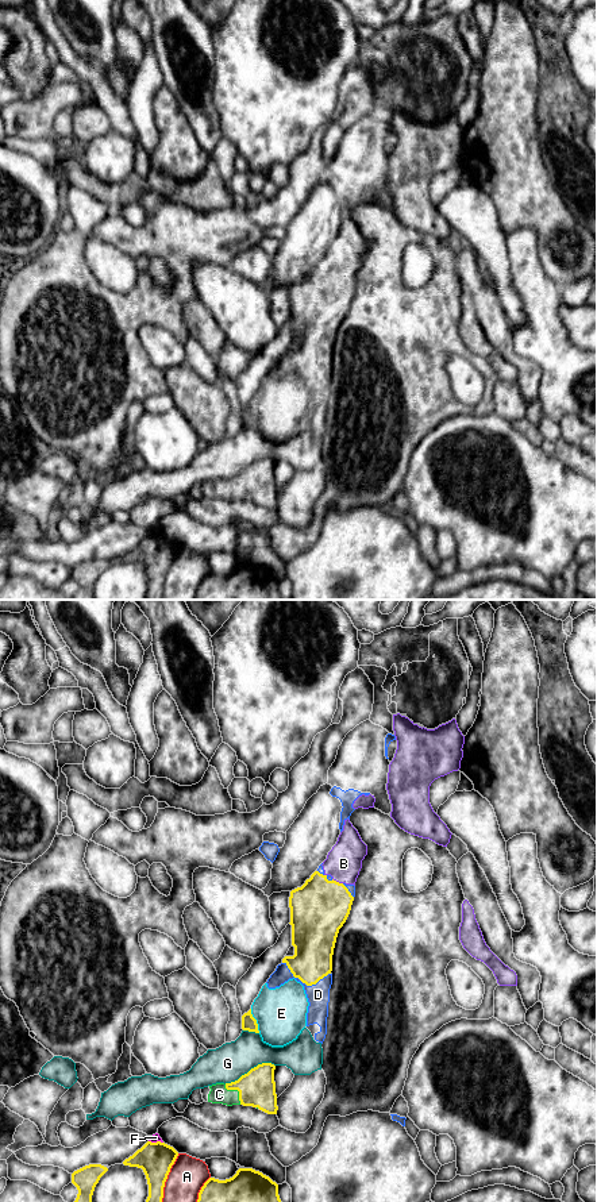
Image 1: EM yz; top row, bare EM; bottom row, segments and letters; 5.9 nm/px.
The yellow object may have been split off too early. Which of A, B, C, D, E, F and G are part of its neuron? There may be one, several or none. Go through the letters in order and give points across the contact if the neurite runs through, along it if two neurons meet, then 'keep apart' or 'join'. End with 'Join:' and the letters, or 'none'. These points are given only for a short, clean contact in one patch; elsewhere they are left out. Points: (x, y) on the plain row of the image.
A: keep apart
B: across yz (319, 303), (334, 288), (338, 277), (343, 258) | join
C: join
D: keep apart
E: join
F: join
G: keep apart
Join: B, C, E, F

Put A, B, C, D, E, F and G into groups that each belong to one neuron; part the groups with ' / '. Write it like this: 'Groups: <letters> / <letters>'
Groups: A / B C E F / D / G

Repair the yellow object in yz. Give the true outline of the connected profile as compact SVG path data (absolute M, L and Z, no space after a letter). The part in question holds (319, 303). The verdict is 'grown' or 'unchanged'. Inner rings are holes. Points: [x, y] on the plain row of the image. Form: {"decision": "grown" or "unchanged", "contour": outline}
{"decision": "grown", "contour": "M347 213L321 259L324 267L315 266L301 282L290 286L294 350L285 351L282 358L307 381L316 380L332 366L336 332L354 296L346 281L355 281L366 250L367 240Z"}

